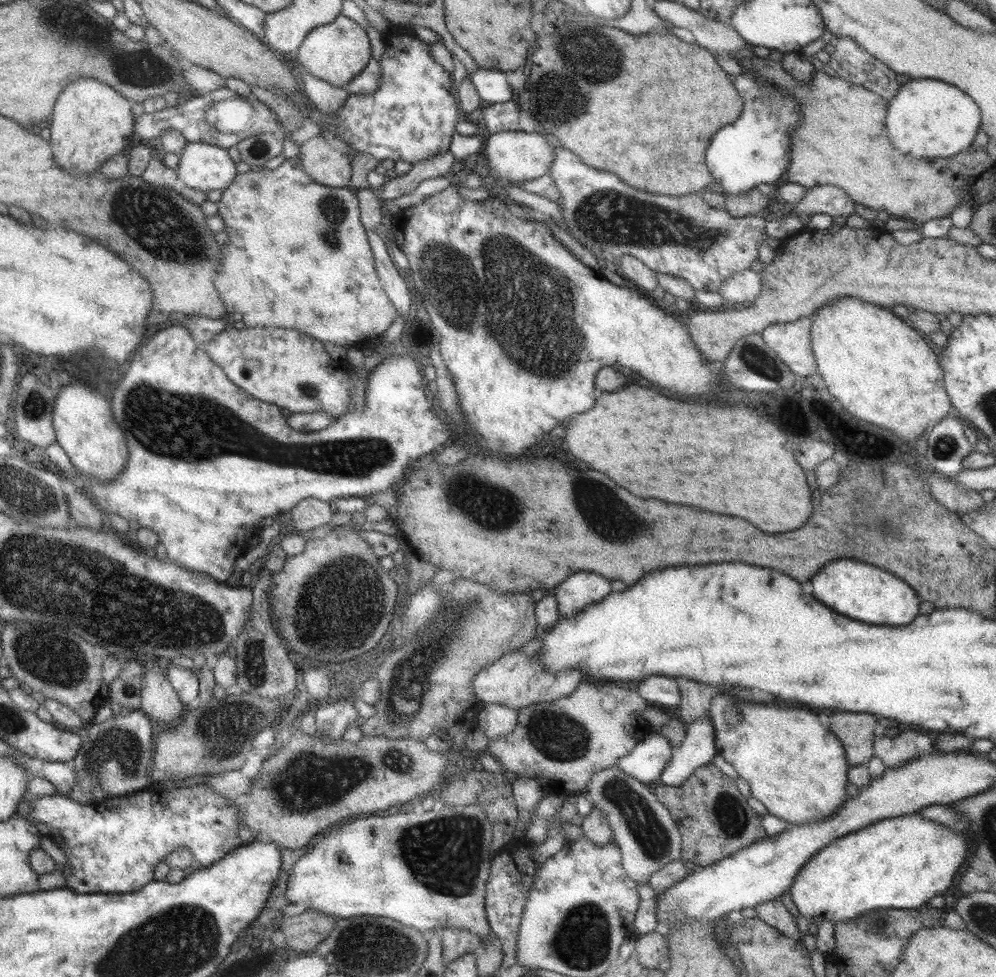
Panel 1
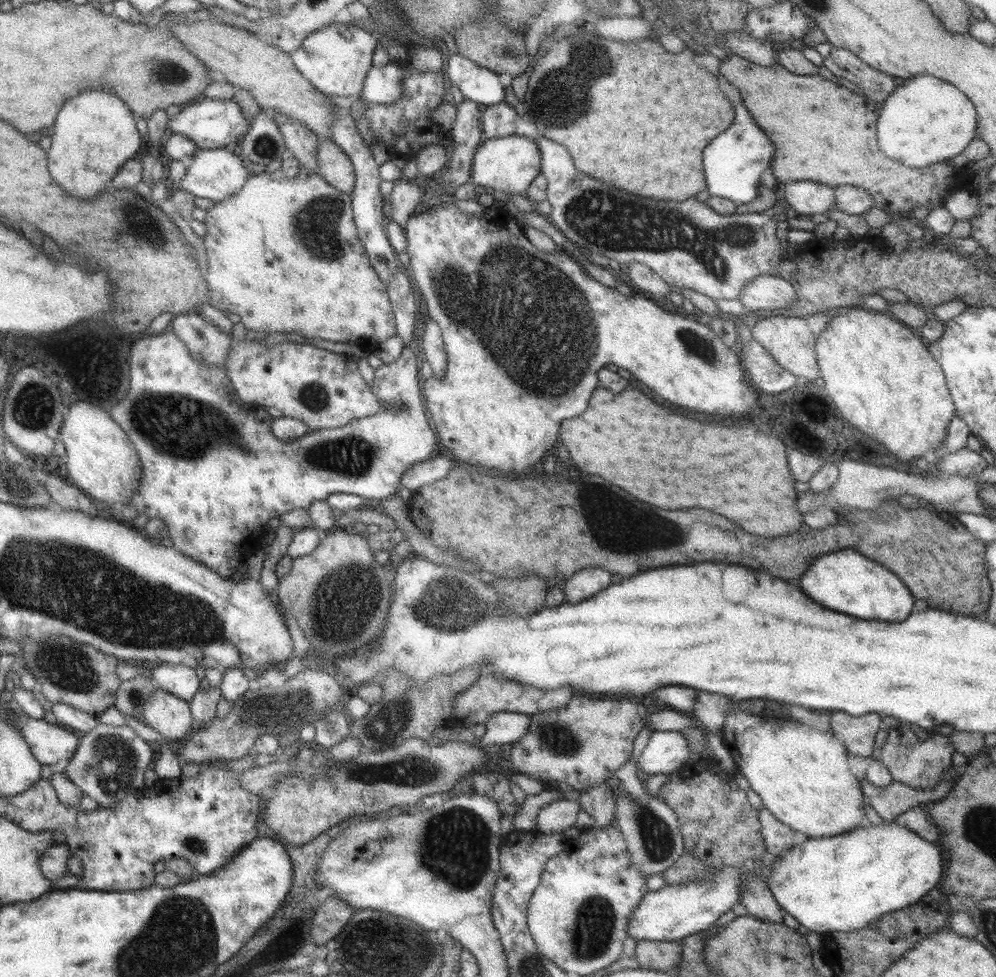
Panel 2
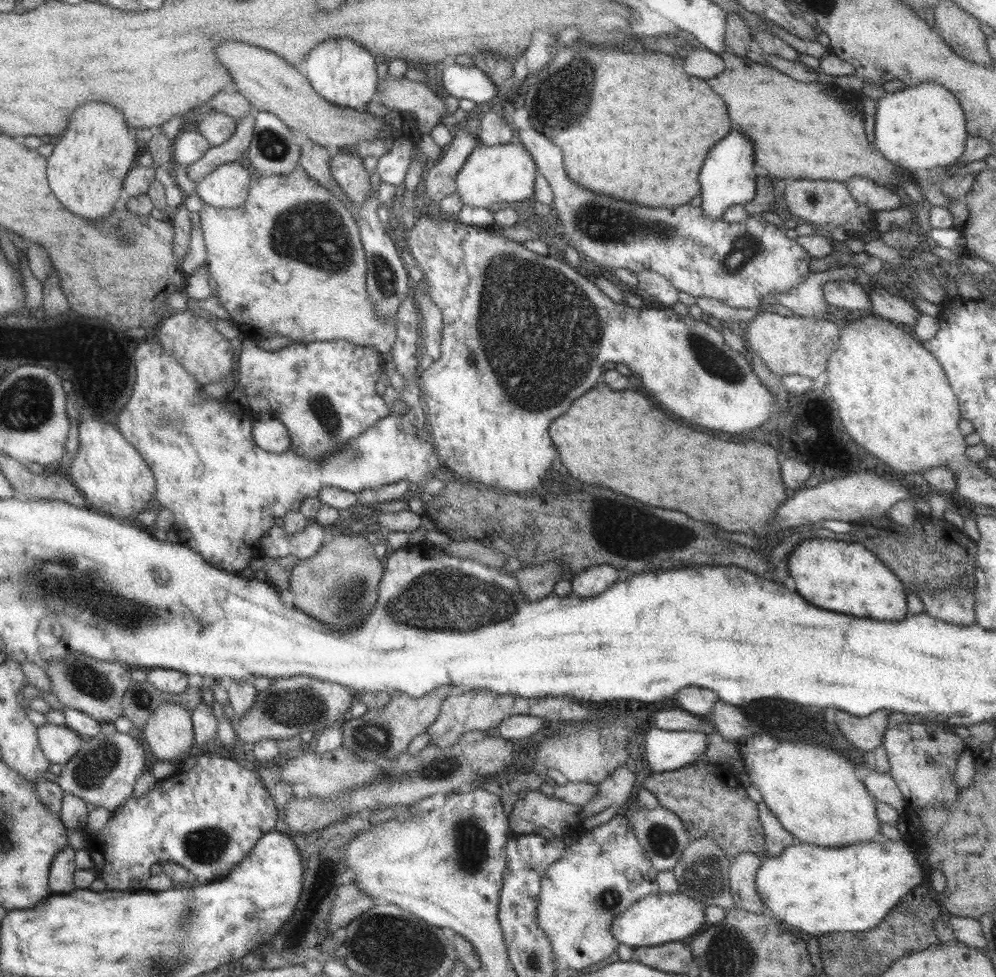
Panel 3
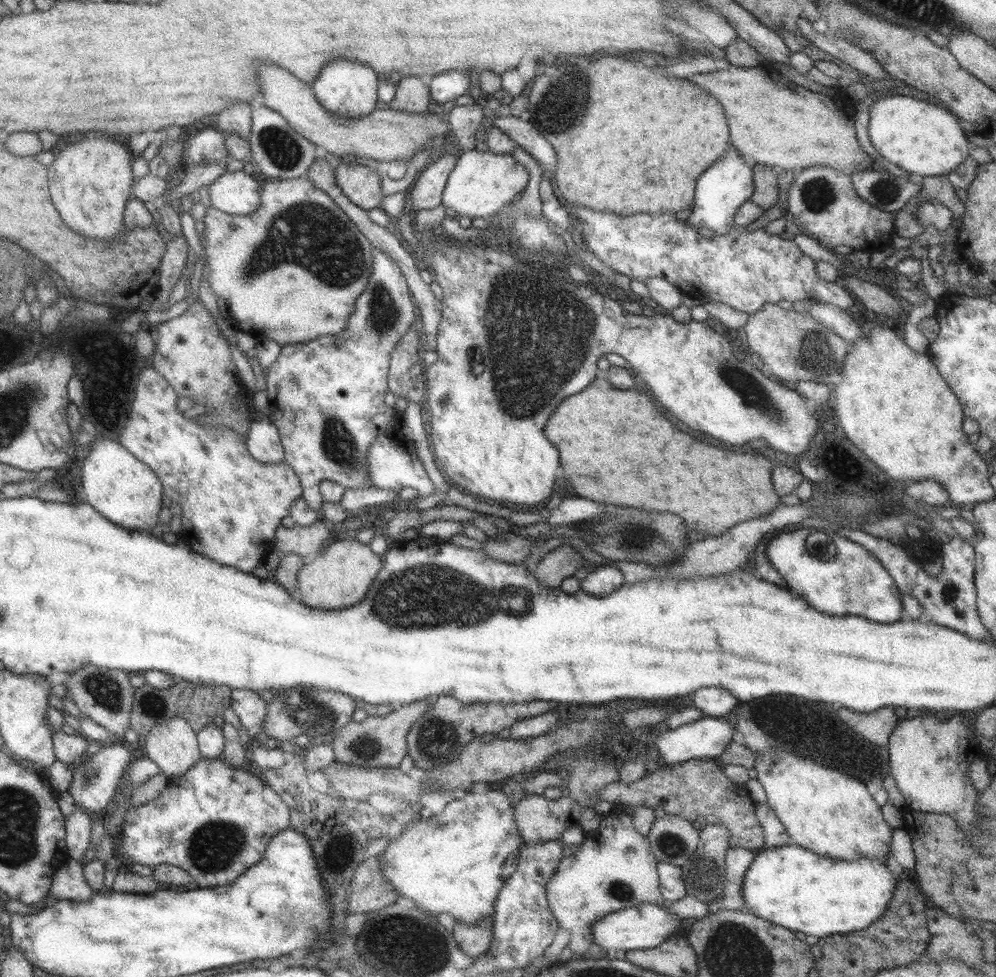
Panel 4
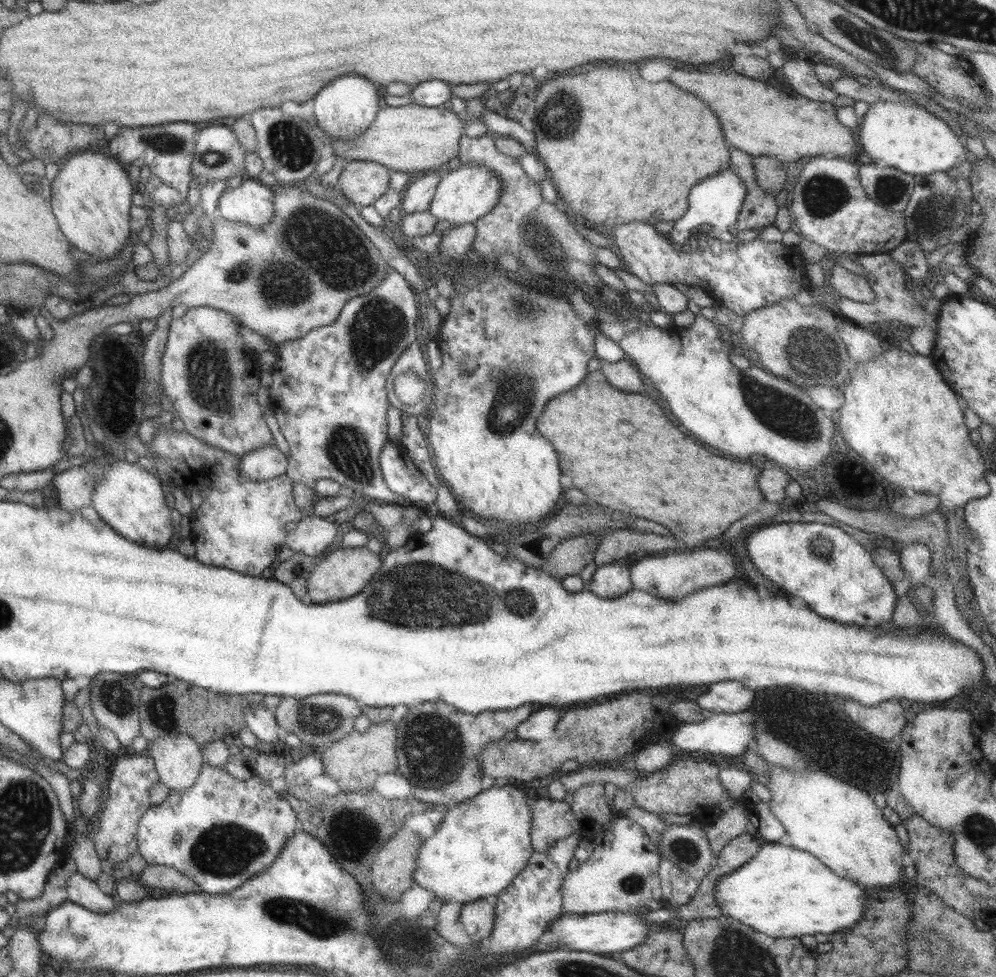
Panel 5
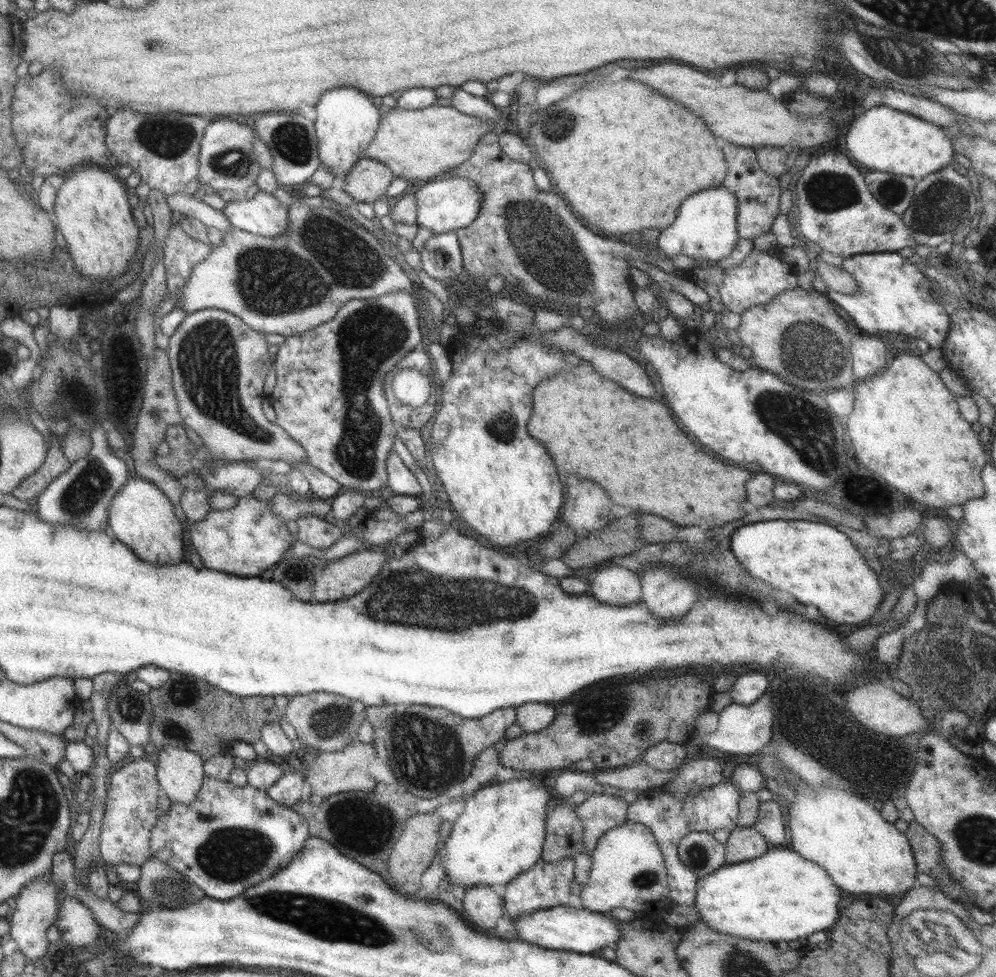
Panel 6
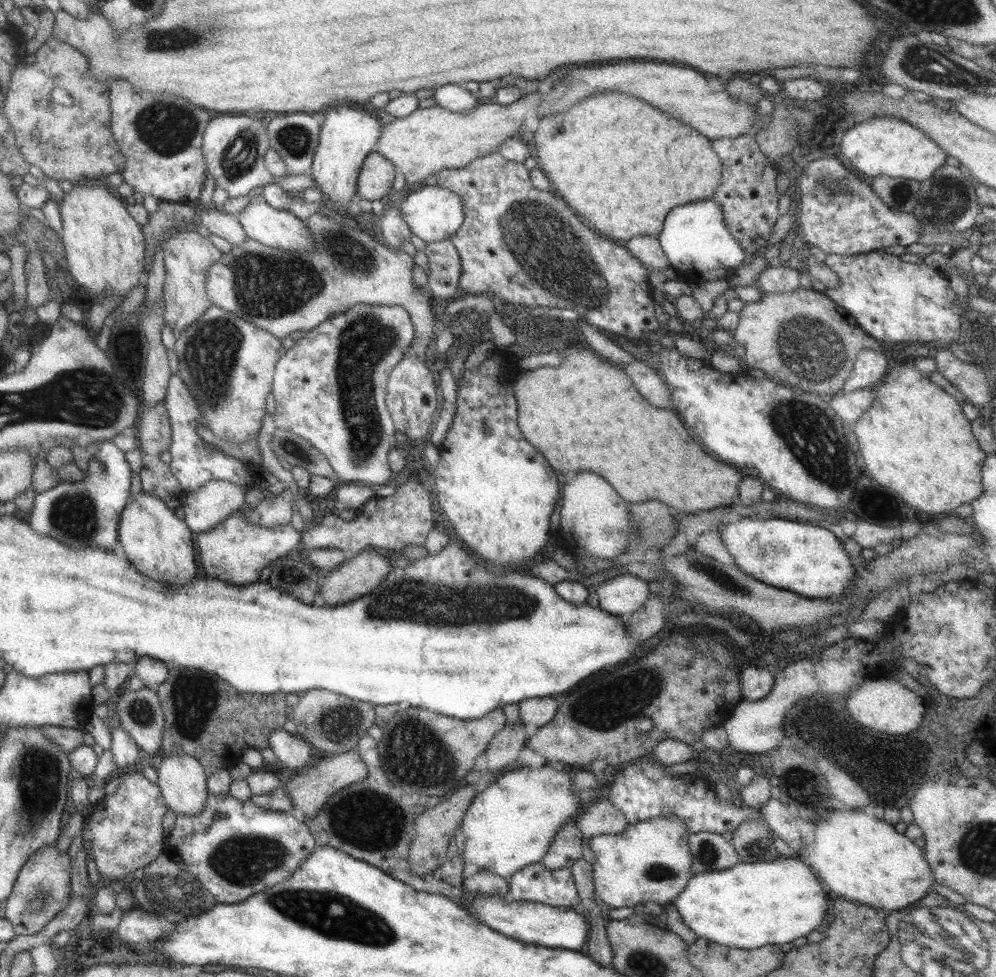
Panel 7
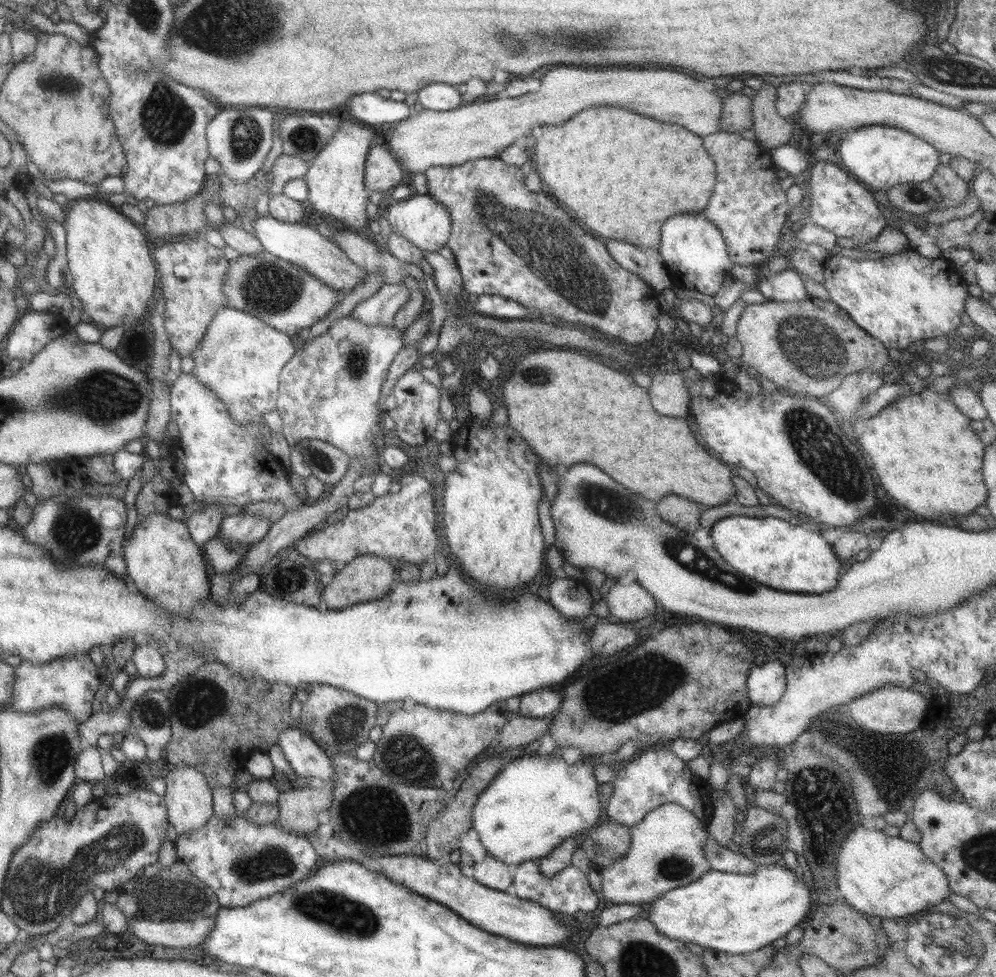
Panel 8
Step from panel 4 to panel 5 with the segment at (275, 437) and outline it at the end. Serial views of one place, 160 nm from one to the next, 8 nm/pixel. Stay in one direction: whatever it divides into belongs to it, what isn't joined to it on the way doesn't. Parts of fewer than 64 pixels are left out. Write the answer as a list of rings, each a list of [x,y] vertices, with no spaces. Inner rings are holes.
[[[264,444],[240,457],[238,470],[249,481],[265,481],[286,472],[287,463],[286,456],[275,445]]]

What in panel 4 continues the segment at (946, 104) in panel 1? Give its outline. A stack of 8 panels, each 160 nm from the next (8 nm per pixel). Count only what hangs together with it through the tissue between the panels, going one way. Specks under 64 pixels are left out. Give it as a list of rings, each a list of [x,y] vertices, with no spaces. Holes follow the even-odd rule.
[[[895,93],[872,100],[869,105],[868,135],[873,148],[912,176],[920,179],[947,174],[968,158],[971,145],[960,129],[957,116],[947,108]]]

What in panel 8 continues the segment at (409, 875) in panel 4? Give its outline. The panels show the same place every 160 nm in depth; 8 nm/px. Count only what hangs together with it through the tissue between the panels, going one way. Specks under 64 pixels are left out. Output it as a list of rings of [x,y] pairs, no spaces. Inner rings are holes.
[[[537,753],[507,758],[505,768],[496,773],[472,808],[472,828],[477,831],[486,854],[505,864],[517,866],[524,860],[542,859],[565,839],[581,839],[597,826],[604,816],[604,804],[597,791],[599,783],[593,774],[594,763],[594,759],[581,757],[576,764],[568,766],[561,757],[551,758],[550,755],[539,756]]]

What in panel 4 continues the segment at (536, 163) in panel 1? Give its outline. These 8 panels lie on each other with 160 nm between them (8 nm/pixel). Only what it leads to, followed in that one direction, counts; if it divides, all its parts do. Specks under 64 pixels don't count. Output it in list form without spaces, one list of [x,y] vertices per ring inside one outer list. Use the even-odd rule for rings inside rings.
[[[471,149],[462,152],[455,161],[442,190],[440,204],[446,212],[457,217],[489,217],[511,202],[518,192],[522,192],[528,178],[528,172],[510,154]]]

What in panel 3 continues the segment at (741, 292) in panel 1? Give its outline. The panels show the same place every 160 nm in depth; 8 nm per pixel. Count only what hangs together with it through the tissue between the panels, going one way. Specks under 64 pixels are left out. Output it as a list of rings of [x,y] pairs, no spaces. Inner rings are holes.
[[[839,265],[823,272],[810,272],[803,283],[795,285],[783,294],[772,294],[776,304],[787,307],[793,315],[803,318],[828,318],[830,306],[825,302],[822,287],[830,281],[847,279],[856,281],[858,270],[849,265]]]

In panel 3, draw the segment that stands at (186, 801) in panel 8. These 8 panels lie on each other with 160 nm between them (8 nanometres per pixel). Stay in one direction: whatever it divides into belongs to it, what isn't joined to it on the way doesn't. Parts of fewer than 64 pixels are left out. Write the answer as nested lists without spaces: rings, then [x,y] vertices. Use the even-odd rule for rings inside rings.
[[[162,702],[148,716],[141,734],[157,761],[177,765],[193,746],[191,715],[175,702]]]

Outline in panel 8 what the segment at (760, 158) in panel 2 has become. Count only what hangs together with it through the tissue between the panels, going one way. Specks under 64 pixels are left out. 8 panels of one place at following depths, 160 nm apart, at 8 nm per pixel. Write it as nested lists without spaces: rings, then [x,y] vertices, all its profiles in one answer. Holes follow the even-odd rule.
[[[702,211],[667,218],[660,226],[660,245],[657,251],[678,289],[692,289],[709,296],[719,290],[733,265],[721,233],[705,218]]]

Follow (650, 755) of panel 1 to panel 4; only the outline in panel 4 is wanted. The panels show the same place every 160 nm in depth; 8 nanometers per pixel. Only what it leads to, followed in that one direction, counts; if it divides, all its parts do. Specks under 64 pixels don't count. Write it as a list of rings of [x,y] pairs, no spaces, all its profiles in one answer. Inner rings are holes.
[[[703,716],[695,722],[682,724],[673,730],[664,727],[656,730],[654,745],[659,756],[662,756],[663,765],[665,766],[675,766],[675,764],[687,762],[691,759],[715,761],[731,742],[733,730],[733,724],[723,720],[723,718]]]

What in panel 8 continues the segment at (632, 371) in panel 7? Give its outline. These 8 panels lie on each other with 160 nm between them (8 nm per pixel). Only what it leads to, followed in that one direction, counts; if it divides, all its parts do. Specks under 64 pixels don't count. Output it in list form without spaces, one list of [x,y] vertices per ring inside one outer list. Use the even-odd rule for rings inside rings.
[[[655,372],[651,375],[651,385],[647,389],[651,396],[651,406],[663,414],[663,416],[675,416],[675,418],[685,418],[690,412],[690,398],[684,385],[684,378],[677,372]]]

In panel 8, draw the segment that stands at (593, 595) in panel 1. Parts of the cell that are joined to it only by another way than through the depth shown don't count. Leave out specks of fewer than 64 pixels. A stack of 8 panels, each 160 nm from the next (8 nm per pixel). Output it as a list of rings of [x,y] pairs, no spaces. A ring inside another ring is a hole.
[[[617,581],[605,596],[609,615],[622,622],[637,622],[655,612],[656,600],[639,584],[619,584]]]

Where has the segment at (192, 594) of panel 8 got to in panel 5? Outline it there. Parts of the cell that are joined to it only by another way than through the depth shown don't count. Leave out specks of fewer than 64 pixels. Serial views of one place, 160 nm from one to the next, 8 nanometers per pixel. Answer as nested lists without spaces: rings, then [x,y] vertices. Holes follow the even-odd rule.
[[[126,460],[115,461],[105,468],[101,481],[95,482],[91,493],[91,506],[95,513],[119,536],[133,543],[153,549],[166,547],[173,536],[173,526],[159,479],[137,463]]]

